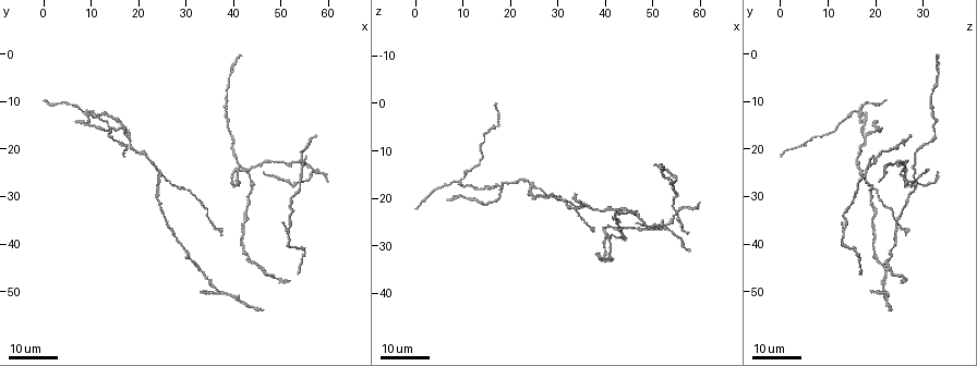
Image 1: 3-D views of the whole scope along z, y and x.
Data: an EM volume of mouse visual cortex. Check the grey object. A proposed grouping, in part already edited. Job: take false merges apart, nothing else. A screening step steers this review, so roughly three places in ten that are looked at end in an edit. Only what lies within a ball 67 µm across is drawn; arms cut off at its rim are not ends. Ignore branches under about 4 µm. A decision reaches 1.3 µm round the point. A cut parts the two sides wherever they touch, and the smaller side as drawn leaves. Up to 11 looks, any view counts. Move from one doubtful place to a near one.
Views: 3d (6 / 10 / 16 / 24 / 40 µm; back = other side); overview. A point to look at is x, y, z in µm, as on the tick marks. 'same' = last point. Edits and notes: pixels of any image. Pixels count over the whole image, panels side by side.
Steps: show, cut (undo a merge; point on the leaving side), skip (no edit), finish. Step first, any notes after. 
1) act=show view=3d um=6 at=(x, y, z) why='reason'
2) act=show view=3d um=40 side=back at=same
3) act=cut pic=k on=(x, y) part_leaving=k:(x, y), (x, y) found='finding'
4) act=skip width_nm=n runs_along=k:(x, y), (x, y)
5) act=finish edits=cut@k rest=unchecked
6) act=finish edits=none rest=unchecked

act=show view=3d um=24 at=(45.5, 23.5, 26.5) why='small branch off a trunk'

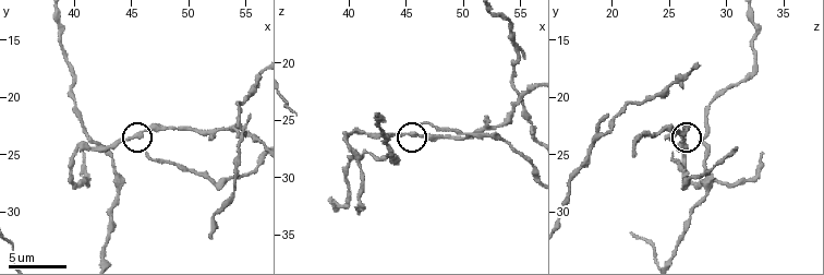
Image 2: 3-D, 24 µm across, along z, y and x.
act=show view=3d um=10 at=(45.6, 23.2, 26.0)

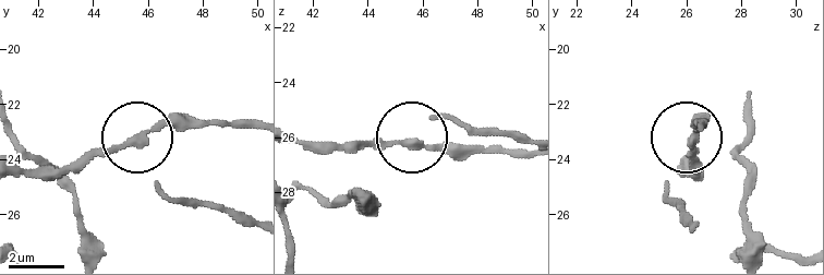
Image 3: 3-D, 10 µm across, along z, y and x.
act=skip runs_along=3:(746, 255), (738, 159), (697, 171), (689, 141), (664, 190) found='one neuron here'

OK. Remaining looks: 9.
act=show view=3d um=10 at=(41.6, 23.8, 28.0) why='side arm on a straight run'

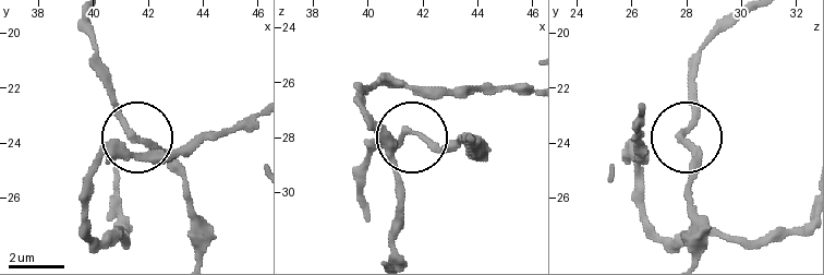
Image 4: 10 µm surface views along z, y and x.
act=show view=3d um=10 side=back at=(41.4, 23.8, 27.7)

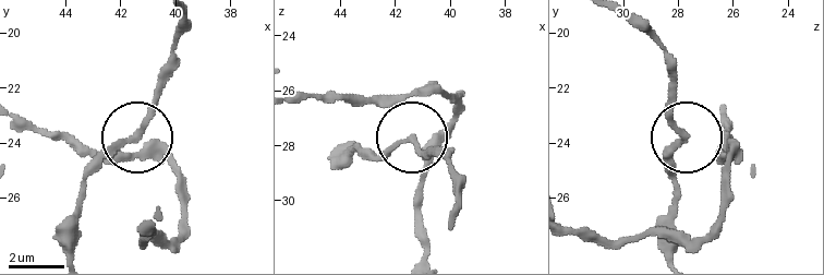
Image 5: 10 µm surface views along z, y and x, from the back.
act=skip side_arm_um=29 runs_along=5:(72, 253), (81, 183), (142, 127), (168, 80) found='continuous, no second neuron'

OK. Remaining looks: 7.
act=show view=3d um=16 at=(17.5, 17.5, 18.0) why='two arms in line, one across'

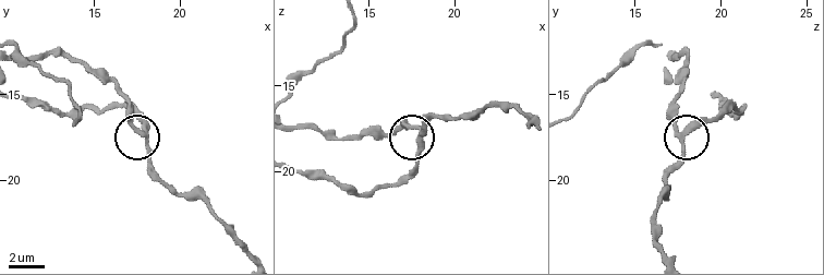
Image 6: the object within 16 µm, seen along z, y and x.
act=show view=3d um=6 at=(18.0, 17.4, 17.6)

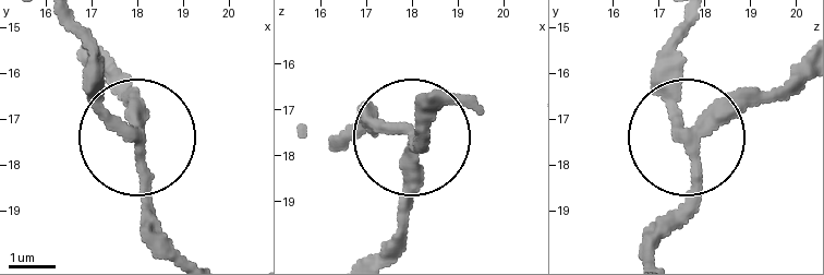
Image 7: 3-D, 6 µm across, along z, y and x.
act=cut pic=7 on=(89, 82) arms=3 part_leaving=7:(130, 128), (101, 96), (94, 49), (74, 26) found='two neurons meet here'

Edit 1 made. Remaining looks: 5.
act=show view=overview why='see it whole again'

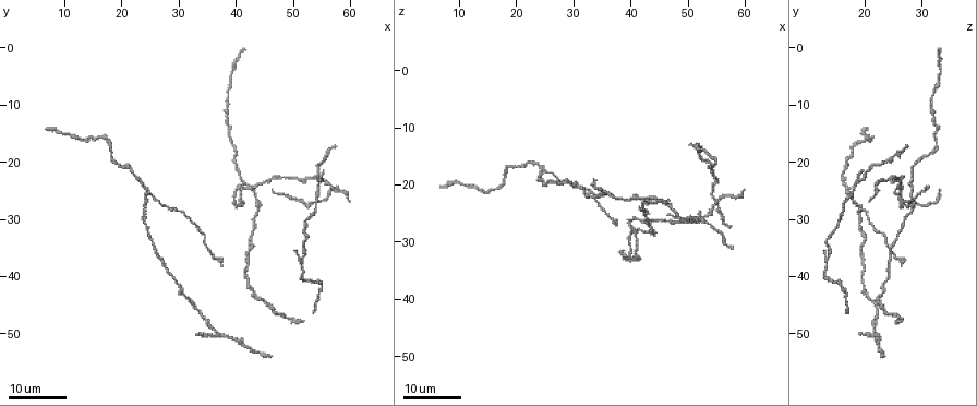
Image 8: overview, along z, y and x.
act=show view=3d um=16 at=(24.5, 25.5, 17.5) why='two arms in line, one across'

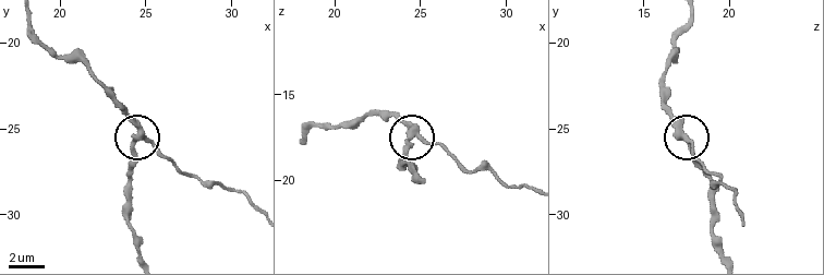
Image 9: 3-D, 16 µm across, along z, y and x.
act=show view=3d um=10 at=(24.3, 25.6, 17.3) why='closer look'

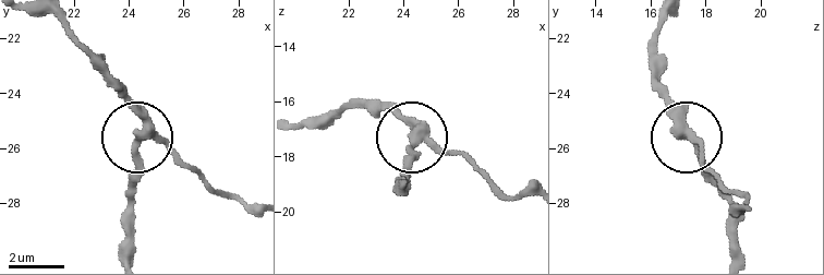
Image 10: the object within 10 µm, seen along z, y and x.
act=cut pic=10 on=(185, 164) arms=3 part_leaving=10:(428, 140), (524, 196) found='a second neuron is stuck on'

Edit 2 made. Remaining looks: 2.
act=show view=3d um=6 at=(52.8, 22.6, 25.8)

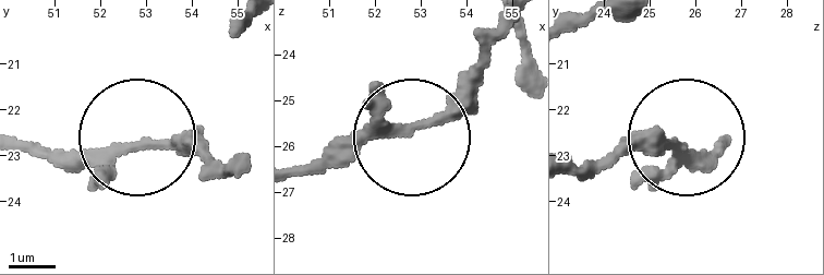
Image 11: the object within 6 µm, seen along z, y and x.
act=show view=3d um=6 side=back at=(52.75, 22.80, 25.60) why='other side'

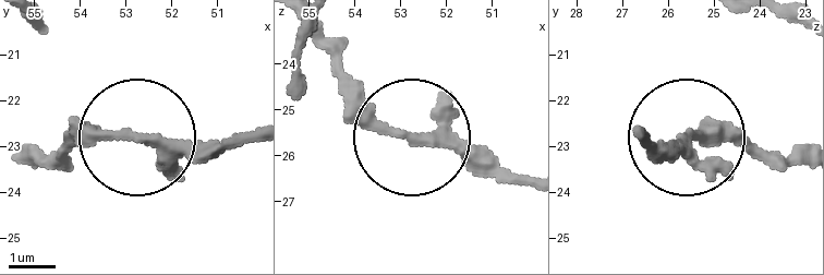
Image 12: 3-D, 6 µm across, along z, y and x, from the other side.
act=skip runs_along=12:(255, 130), (59, 150) found='all the same neuron'

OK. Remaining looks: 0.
act=finish edits=cut@7,cut@10 rest=unchecked

